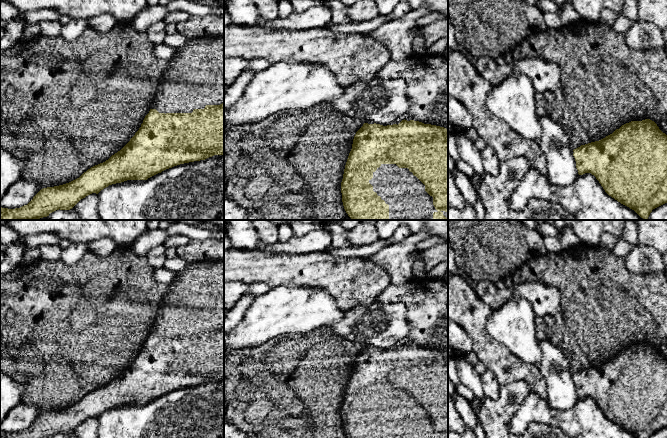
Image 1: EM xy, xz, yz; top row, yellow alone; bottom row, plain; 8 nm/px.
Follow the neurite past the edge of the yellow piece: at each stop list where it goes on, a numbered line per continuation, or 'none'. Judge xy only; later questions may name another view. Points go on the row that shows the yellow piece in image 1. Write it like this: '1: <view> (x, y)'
1: xy (194, 78)

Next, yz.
none

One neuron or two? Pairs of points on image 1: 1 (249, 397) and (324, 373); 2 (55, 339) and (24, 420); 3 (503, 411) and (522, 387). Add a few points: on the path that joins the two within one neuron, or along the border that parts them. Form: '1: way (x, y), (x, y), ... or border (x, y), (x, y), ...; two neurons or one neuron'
1: way (268, 395), (285, 394), (305, 375); one neuron
2: border (21, 403), (27, 406), (36, 406), (41, 412); two neurons
3: way (506, 403), (507, 393), (514, 392); one neuron

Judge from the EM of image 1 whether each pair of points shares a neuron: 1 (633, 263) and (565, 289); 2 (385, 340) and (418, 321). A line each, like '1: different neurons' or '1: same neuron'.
1: different neurons
2: different neurons

